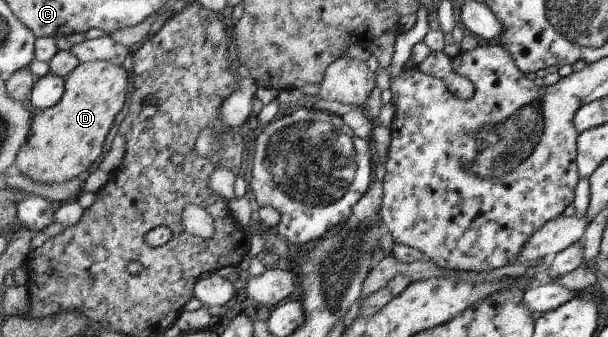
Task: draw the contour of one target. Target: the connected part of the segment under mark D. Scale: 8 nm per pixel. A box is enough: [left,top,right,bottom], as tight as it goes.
[16,61,128,186]

